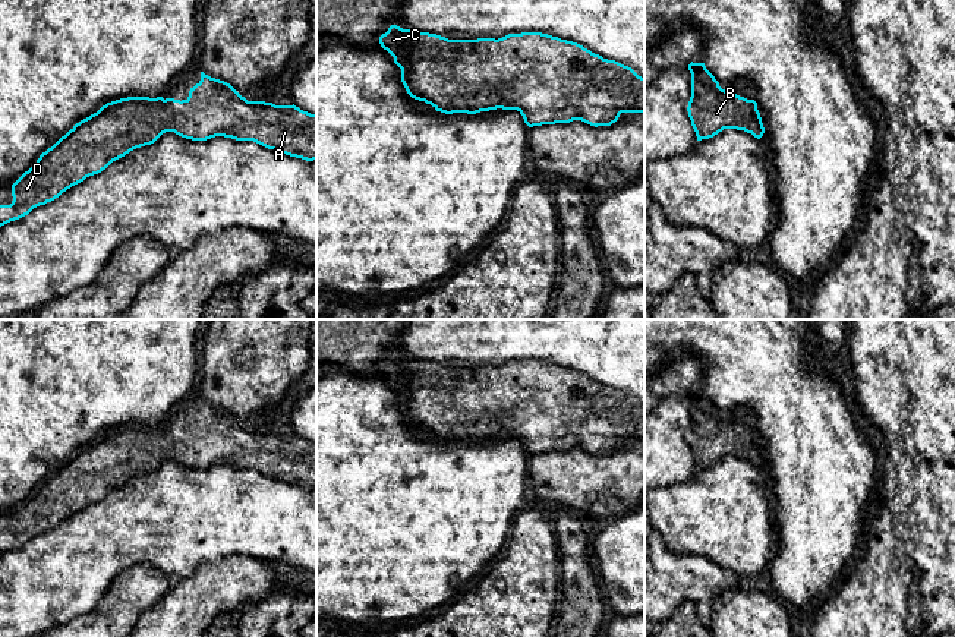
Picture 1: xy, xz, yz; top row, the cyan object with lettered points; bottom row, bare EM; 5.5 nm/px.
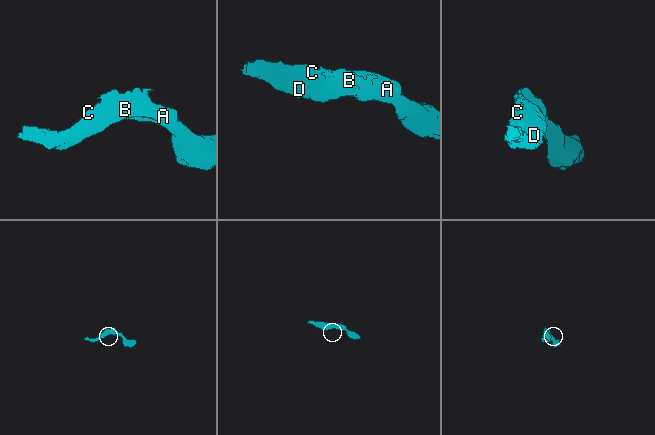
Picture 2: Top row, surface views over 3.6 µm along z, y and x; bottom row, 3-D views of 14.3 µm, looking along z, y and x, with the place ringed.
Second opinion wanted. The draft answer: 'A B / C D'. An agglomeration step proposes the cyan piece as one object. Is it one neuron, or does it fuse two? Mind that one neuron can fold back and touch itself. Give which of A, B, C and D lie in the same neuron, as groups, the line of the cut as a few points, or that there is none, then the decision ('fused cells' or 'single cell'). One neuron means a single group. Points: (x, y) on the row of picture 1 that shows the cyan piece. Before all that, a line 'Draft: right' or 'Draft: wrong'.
Draft: wrong
A B C D; no cut; single cell

